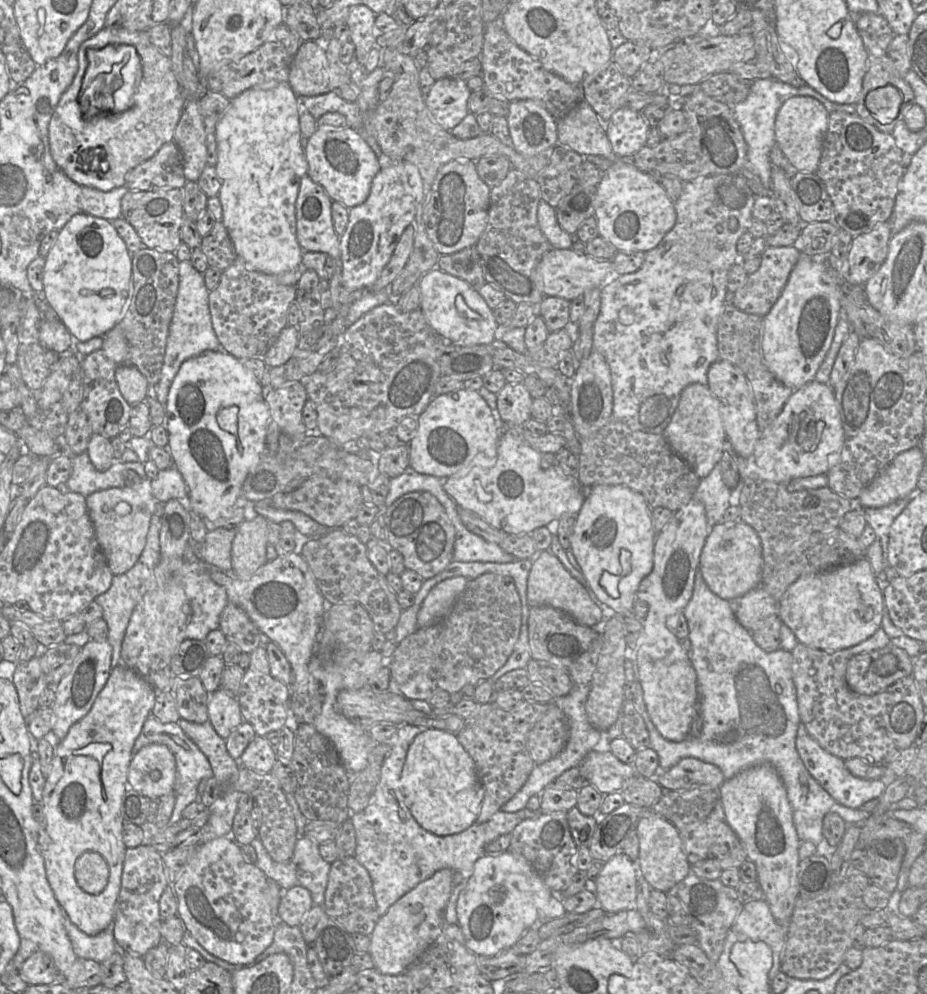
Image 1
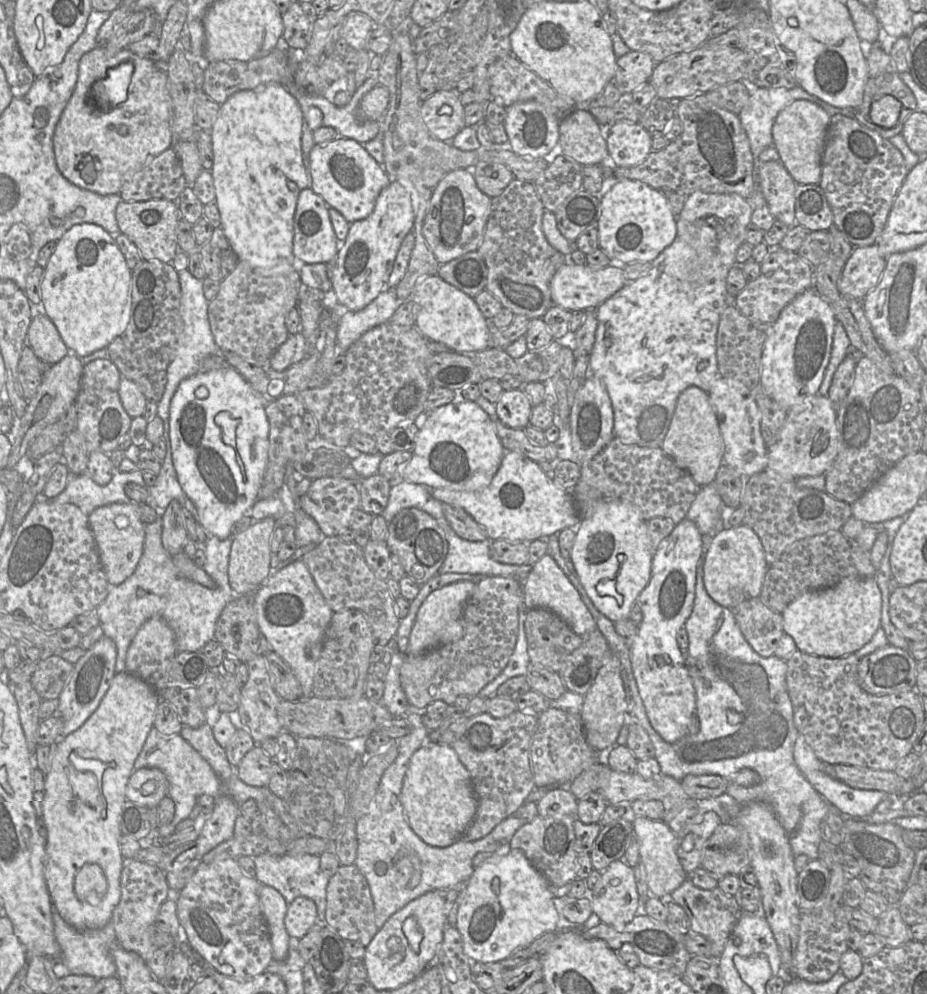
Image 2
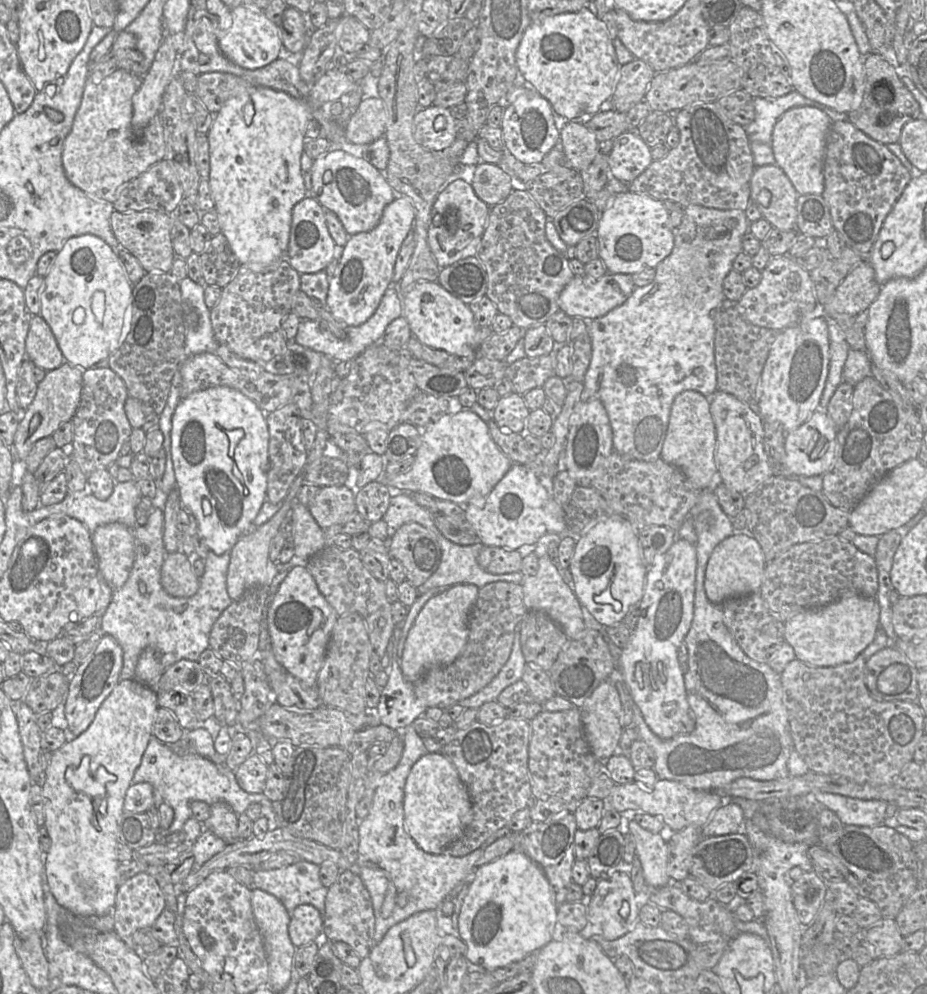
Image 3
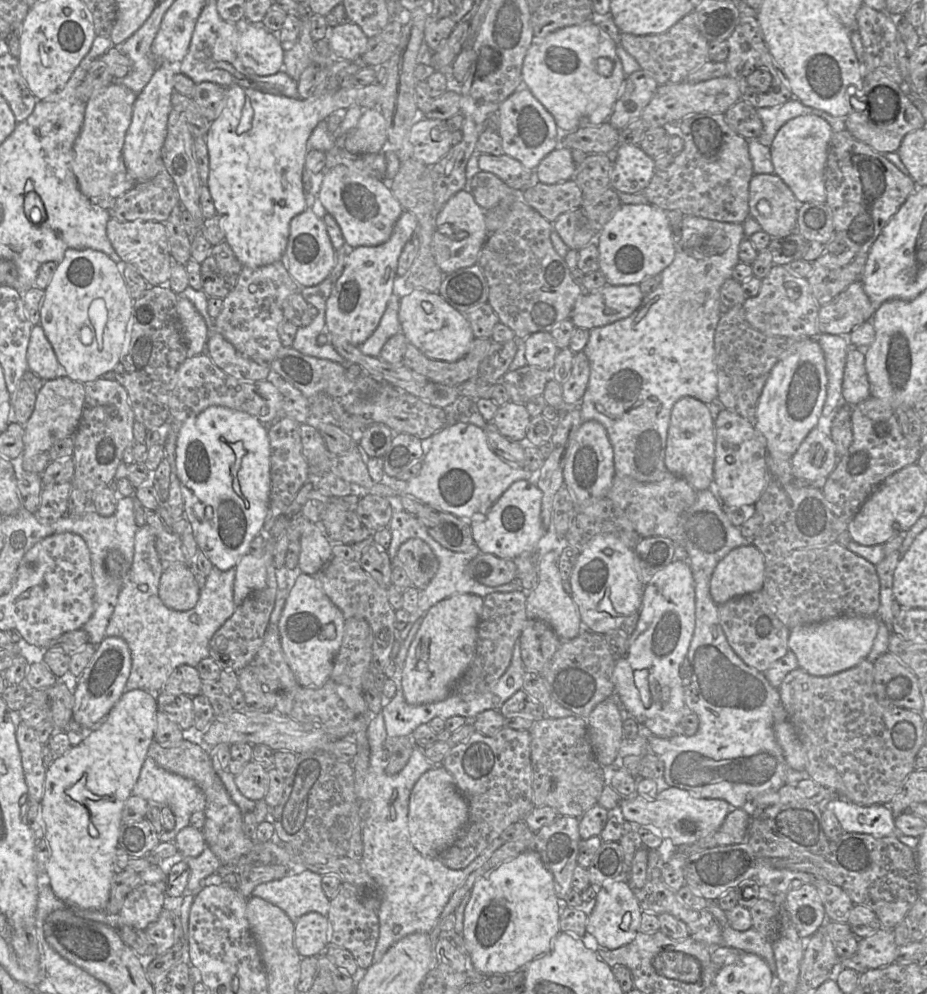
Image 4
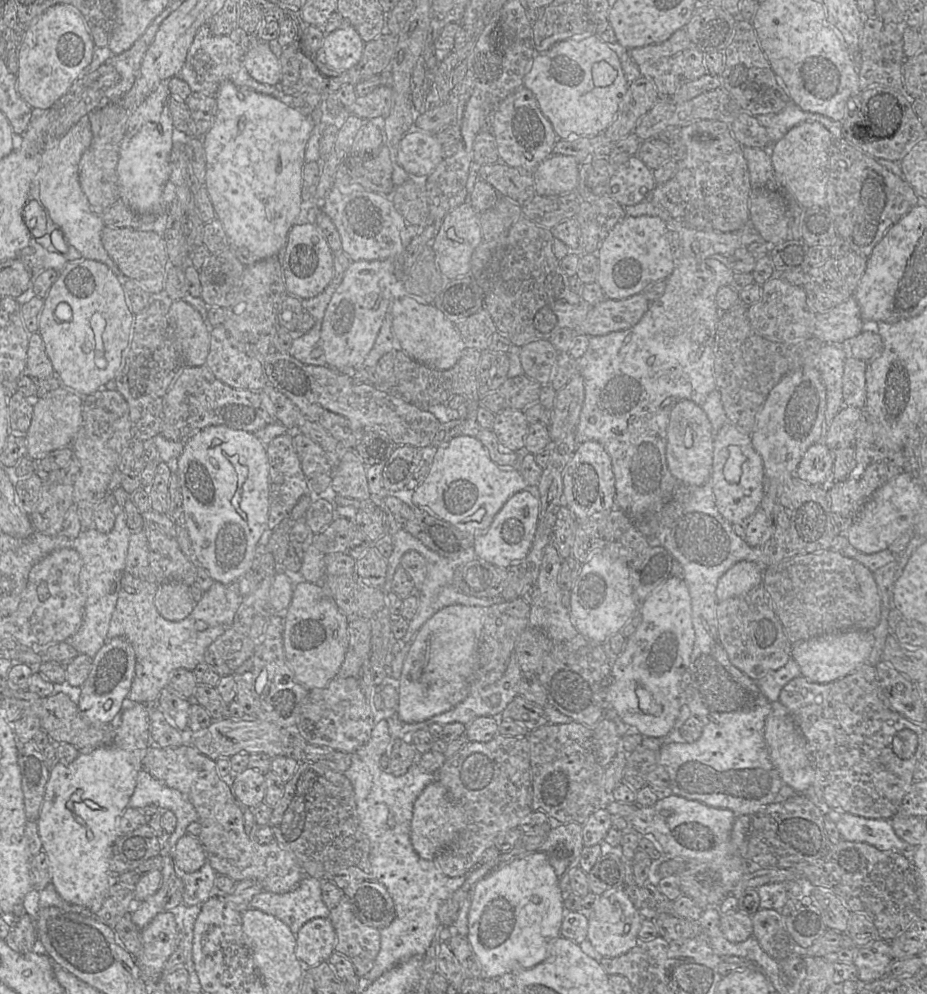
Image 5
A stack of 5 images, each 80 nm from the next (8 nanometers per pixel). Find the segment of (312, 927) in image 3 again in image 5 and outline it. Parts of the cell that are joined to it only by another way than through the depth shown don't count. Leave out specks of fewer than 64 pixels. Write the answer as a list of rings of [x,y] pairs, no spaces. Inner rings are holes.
[[[314,918],[296,934],[296,957],[305,968],[328,961],[335,952],[336,933],[329,919]]]

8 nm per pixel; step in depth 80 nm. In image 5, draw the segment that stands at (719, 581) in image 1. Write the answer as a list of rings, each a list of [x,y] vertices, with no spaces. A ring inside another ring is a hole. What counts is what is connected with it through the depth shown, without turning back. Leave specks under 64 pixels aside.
[[[740,561],[734,564],[717,583],[716,598],[718,602],[740,596],[761,585],[764,570],[765,568],[756,562]]]

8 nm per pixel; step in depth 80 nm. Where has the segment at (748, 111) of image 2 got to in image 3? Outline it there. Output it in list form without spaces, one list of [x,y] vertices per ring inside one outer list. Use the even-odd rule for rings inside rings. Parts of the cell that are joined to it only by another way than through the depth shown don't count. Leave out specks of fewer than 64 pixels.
[[[795,90],[780,97],[755,97],[753,98],[755,108],[754,120],[745,127],[750,141],[771,144],[772,132],[778,119],[789,109],[801,106],[814,106],[824,111],[832,122],[848,119],[848,113],[837,112],[816,101],[810,100]]]

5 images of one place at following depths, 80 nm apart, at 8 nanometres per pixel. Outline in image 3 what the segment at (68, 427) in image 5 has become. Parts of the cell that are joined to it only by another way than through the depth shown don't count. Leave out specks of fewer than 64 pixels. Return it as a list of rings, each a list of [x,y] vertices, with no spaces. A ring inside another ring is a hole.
[[[64,362],[57,369],[46,373],[44,380],[38,385],[33,402],[25,410],[25,416],[19,422],[14,443],[11,446],[14,456],[25,460],[38,440],[53,436],[62,423],[73,419],[81,400],[83,372],[83,369]]]

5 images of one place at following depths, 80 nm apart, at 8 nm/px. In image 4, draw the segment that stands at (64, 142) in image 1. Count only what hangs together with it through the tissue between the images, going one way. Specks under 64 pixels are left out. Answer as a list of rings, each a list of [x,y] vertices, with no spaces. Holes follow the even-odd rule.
[[[112,83],[85,104],[84,121],[73,146],[72,171],[80,191],[94,204],[108,210],[135,182],[129,176],[122,156],[126,132],[132,119],[136,95],[119,83]]]

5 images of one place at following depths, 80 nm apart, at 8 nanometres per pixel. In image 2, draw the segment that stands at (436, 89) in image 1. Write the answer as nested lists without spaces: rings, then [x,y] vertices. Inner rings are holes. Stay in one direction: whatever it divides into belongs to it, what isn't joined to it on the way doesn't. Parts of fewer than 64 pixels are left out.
[[[438,89],[430,98],[422,103],[421,117],[433,138],[452,143],[452,139],[465,127],[464,106],[461,102],[461,95],[455,89]]]

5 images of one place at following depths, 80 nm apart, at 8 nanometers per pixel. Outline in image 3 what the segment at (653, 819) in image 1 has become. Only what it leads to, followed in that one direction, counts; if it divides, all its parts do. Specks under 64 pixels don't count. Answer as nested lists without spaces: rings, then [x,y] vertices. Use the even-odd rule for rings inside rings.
[[[635,820],[627,823],[636,841],[636,855],[640,859],[647,886],[660,888],[671,882],[668,872],[669,843],[660,834],[642,828]]]

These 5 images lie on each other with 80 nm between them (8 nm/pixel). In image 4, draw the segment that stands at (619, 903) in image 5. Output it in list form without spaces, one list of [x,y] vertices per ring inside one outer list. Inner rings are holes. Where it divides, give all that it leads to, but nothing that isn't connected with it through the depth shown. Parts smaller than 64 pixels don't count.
[[[627,880],[602,886],[595,900],[583,903],[583,909],[588,915],[587,933],[593,935],[603,948],[614,950],[622,947],[632,942],[639,932],[642,910]]]

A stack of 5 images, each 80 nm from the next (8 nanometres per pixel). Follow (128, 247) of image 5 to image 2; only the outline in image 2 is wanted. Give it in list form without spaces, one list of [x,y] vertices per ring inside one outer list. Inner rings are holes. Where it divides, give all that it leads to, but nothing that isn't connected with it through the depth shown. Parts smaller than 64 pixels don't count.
[[[152,199],[142,202],[121,201],[116,208],[118,227],[138,248],[144,260],[158,259],[171,263],[179,250],[177,243],[177,224],[181,217],[178,201]]]

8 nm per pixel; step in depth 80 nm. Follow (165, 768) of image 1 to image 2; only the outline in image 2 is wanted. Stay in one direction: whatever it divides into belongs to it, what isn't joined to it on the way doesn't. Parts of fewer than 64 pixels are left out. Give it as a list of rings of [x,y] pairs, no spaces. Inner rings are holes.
[[[157,768],[133,770],[126,786],[126,800],[145,807],[158,806],[167,795],[168,781]]]

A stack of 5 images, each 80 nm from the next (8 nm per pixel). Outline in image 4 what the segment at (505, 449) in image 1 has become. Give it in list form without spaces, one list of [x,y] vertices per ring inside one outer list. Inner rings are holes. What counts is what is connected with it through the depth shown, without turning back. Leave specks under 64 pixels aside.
[[[528,480],[515,481],[489,509],[483,520],[471,520],[474,542],[480,552],[512,559],[534,551],[539,539],[547,532],[541,519],[542,491]]]

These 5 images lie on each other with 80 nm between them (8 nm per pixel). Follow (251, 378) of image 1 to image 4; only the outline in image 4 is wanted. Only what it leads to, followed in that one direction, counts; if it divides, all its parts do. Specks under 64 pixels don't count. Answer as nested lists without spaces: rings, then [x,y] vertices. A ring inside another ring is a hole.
[[[210,406],[200,414],[188,418],[179,429],[176,441],[176,474],[180,483],[185,516],[190,522],[198,548],[201,549],[212,565],[222,571],[235,568],[239,560],[249,553],[250,544],[263,528],[269,509],[271,477],[270,477],[270,443],[267,426],[248,413],[229,409],[223,406]]]

